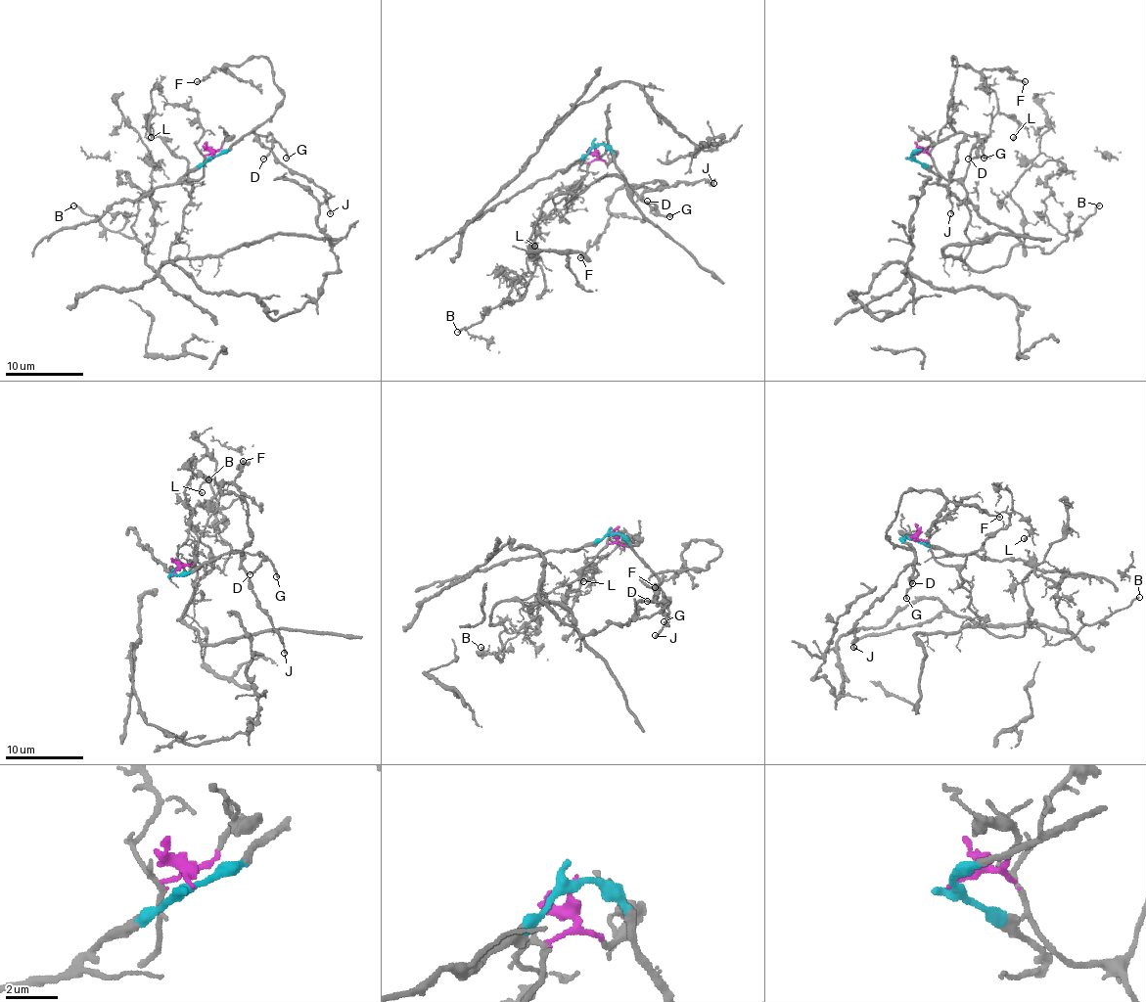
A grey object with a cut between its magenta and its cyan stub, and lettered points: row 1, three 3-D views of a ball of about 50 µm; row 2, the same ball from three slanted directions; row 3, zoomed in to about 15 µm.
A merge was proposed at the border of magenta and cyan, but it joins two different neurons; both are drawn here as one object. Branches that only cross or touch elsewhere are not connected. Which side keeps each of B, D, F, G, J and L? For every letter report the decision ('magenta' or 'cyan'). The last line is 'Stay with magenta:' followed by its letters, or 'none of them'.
B: magenta
D: cyan
F: cyan
G: cyan
J: cyan
L: magenta
Stay with magenta: B, L

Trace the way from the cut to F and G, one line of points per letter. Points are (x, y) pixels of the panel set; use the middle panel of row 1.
F: (596, 146), (612, 154), (618, 171), (637, 187), (666, 183), (621, 187), (608, 206), (608, 226), (580, 257)
G: (596, 146), (602, 144), (612, 154), (623, 181), (641, 199), (655, 210), (670, 216)

